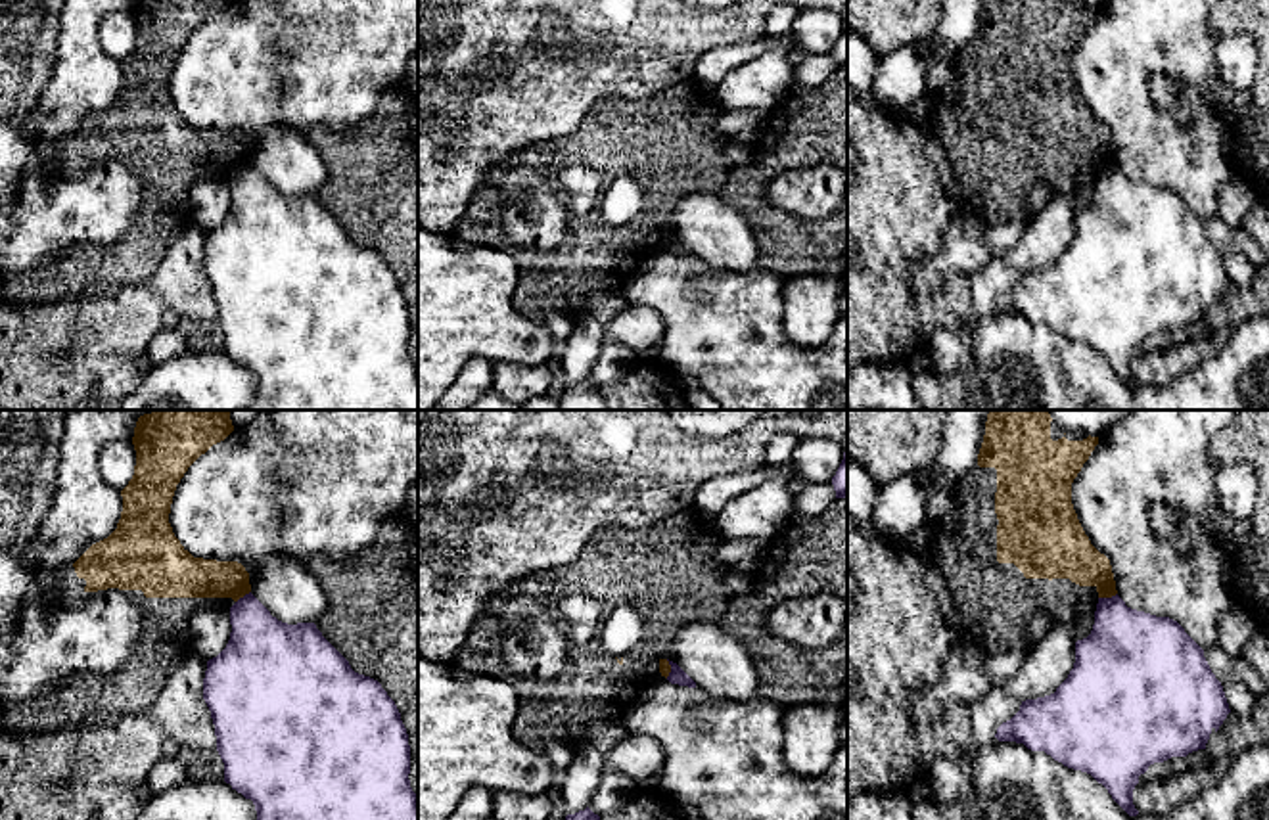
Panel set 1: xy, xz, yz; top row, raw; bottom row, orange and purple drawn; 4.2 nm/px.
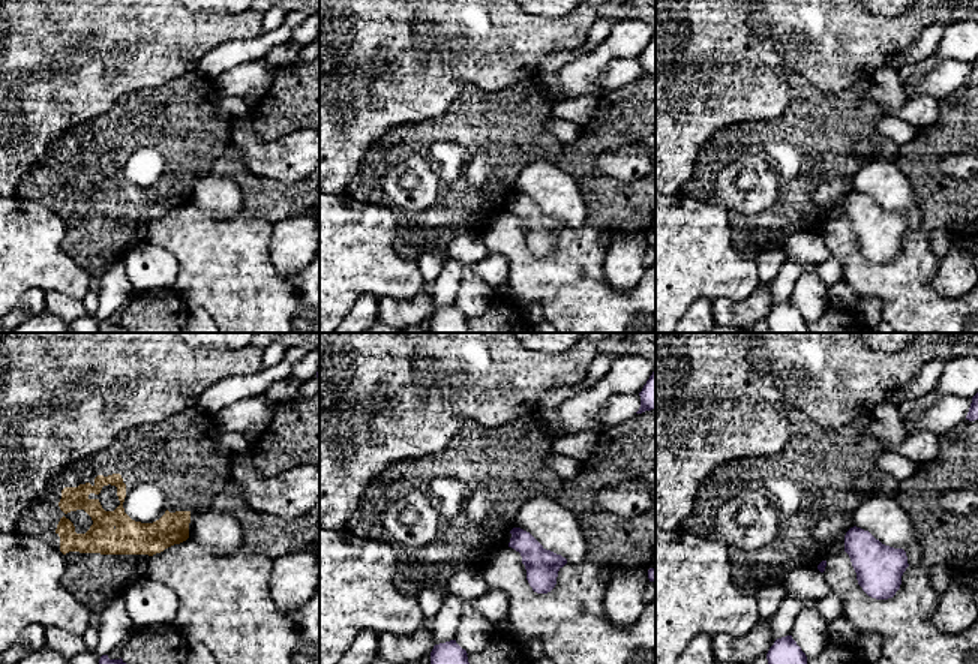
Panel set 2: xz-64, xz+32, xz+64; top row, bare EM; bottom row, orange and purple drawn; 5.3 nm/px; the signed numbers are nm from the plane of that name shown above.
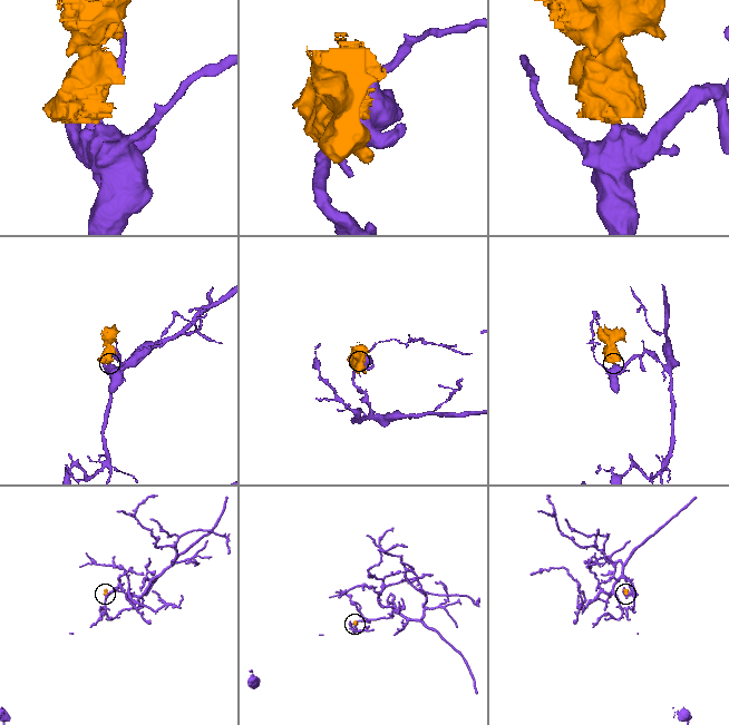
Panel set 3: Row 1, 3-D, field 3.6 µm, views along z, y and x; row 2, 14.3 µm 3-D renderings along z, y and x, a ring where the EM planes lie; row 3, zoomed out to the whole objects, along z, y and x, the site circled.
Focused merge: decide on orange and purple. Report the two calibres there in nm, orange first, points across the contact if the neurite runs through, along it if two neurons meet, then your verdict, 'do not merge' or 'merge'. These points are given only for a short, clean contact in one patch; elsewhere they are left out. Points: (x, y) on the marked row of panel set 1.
calibres 220 and 360 nm; border yz (1116, 592), (1099, 598); do not merge

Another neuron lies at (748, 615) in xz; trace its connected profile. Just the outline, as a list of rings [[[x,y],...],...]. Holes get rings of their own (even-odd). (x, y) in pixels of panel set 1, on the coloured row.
[[[836,498],[813,519],[797,519],[782,527],[771,538],[765,563],[751,579],[751,588],[730,596],[727,615],[717,623],[746,648],[757,672],[757,699],[784,709],[801,703],[836,703],[847,709],[847,617],[843,634],[822,648],[778,640],[767,630],[767,613],[773,605],[820,590],[832,590],[847,602],[847,498]]]

